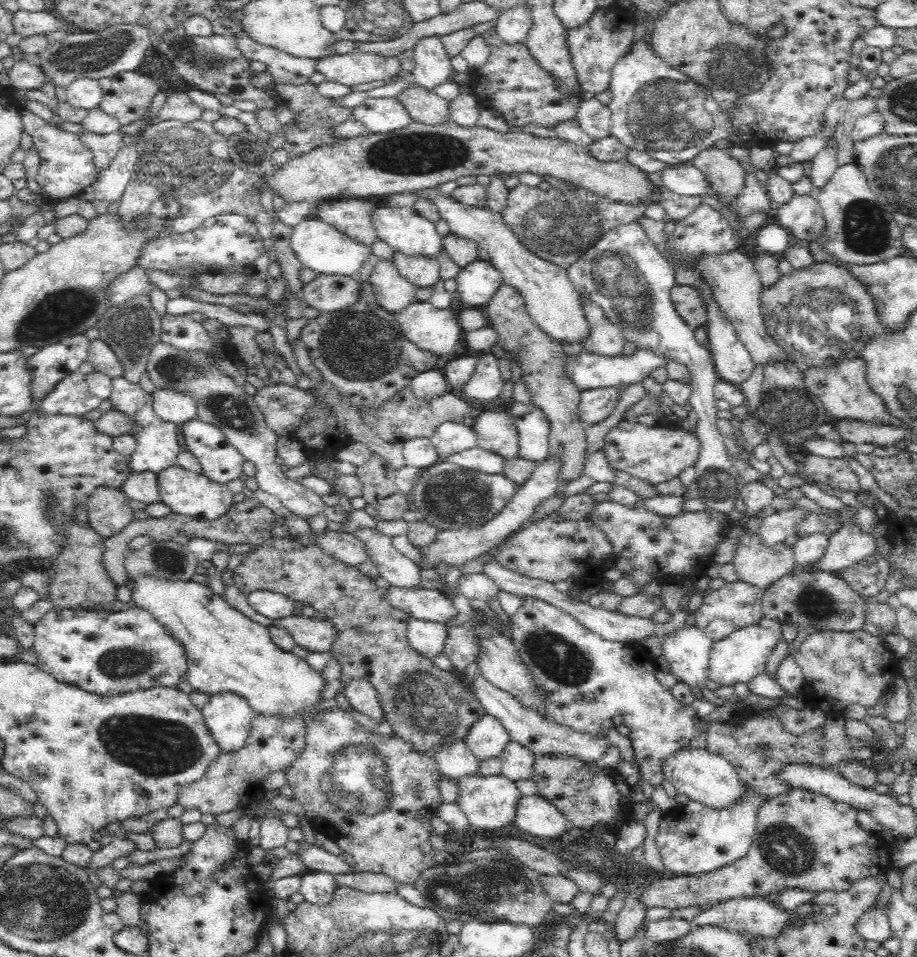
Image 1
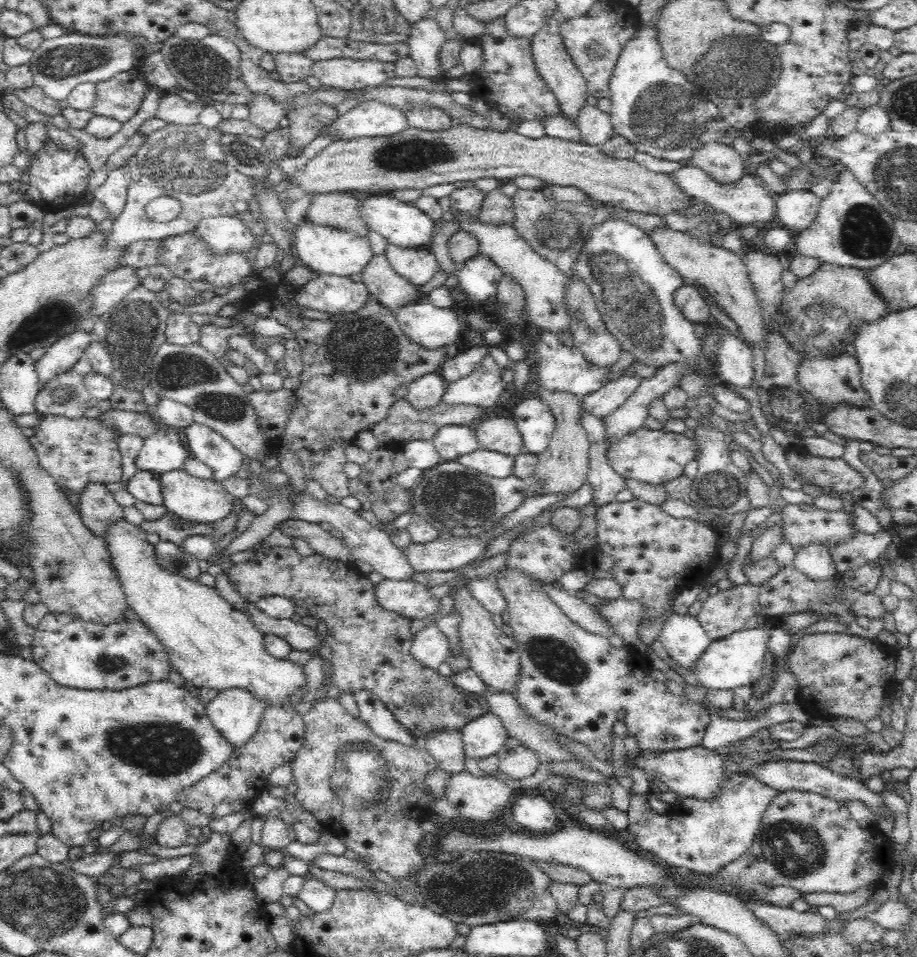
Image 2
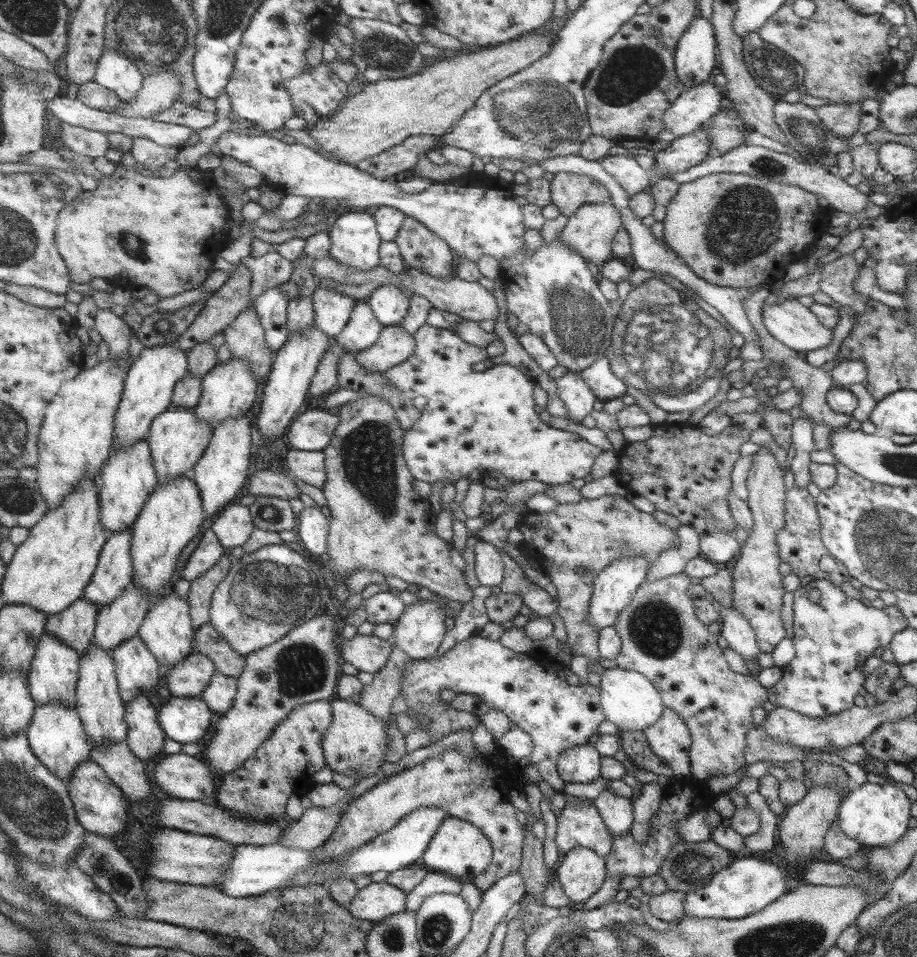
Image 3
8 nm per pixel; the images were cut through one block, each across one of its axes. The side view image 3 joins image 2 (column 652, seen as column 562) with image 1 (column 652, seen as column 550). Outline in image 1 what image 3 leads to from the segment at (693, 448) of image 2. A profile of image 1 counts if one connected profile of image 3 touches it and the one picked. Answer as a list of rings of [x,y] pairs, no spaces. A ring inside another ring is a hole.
[[[621,420],[617,426],[610,429],[603,443],[603,452],[613,470],[620,470],[653,486],[676,478],[685,468],[694,467],[702,448],[695,433],[674,432],[668,428],[648,428],[648,425],[634,420]]]

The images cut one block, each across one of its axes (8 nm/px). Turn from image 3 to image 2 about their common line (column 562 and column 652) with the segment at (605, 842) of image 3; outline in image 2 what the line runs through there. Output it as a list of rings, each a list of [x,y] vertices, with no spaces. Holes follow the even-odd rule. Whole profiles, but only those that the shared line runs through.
[[[740,773],[730,774],[728,781],[725,792],[718,799],[700,801],[685,797],[663,814],[649,808],[646,793],[631,793],[625,830],[634,835],[633,848],[655,856],[669,867],[711,875],[742,856],[755,841],[765,808],[780,792],[755,778],[744,778]]]

